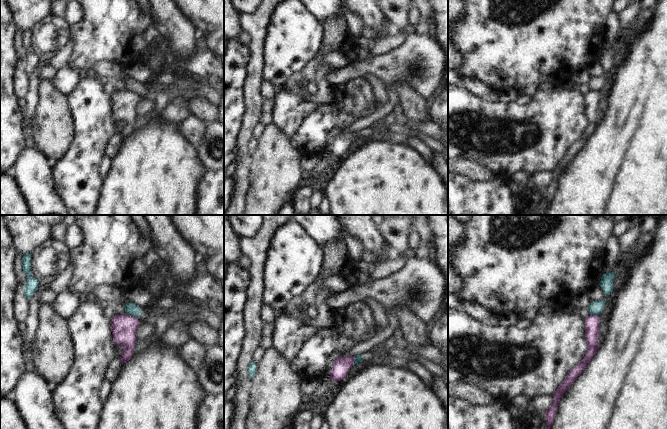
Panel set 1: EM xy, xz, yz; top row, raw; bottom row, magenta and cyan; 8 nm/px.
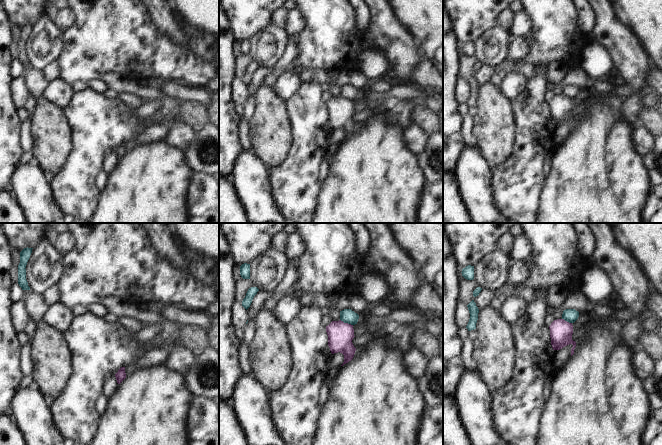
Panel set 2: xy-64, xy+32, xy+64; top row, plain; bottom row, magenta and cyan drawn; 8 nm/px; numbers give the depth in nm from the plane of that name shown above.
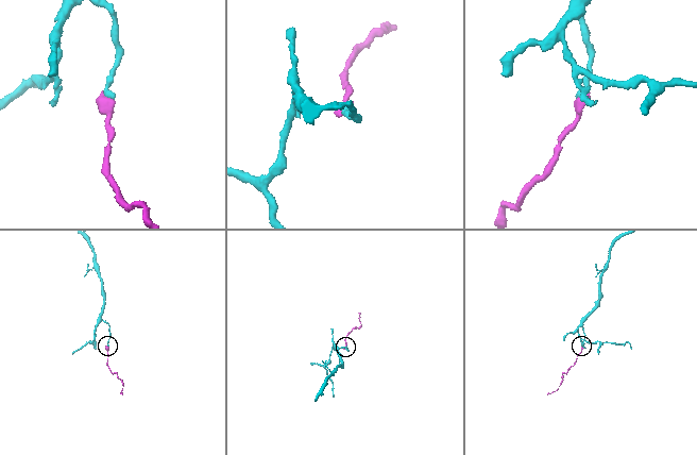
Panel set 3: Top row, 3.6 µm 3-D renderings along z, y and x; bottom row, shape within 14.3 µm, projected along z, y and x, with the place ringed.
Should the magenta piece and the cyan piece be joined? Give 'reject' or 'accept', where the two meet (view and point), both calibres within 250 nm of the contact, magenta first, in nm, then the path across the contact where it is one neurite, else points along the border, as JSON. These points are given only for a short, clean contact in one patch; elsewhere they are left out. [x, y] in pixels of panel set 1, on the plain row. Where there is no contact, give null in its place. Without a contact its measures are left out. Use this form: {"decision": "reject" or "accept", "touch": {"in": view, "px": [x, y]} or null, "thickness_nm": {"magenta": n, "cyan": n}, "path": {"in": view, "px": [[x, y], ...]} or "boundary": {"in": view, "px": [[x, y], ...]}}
{"decision": "reject", "touch": {"in": "xy", "px": [132, 92]}, "thickness_nm": {"magenta": 200, "cyan": 100}, "boundary": {"in": "xy", "px": [[126, 89], [138, 95]]}}

